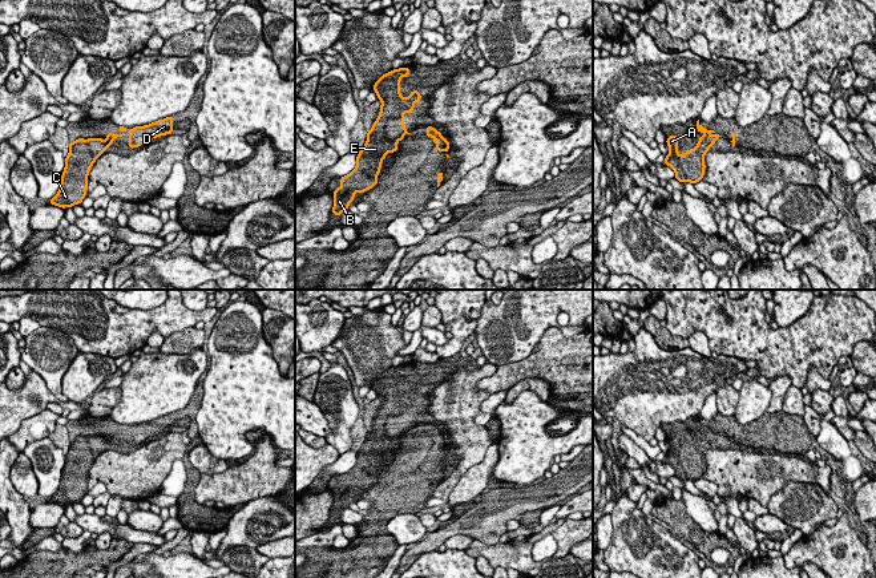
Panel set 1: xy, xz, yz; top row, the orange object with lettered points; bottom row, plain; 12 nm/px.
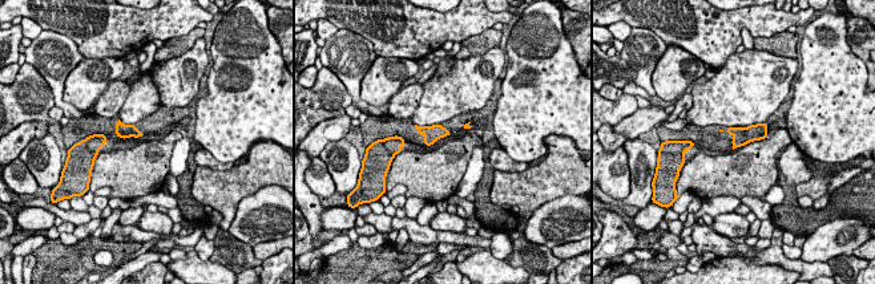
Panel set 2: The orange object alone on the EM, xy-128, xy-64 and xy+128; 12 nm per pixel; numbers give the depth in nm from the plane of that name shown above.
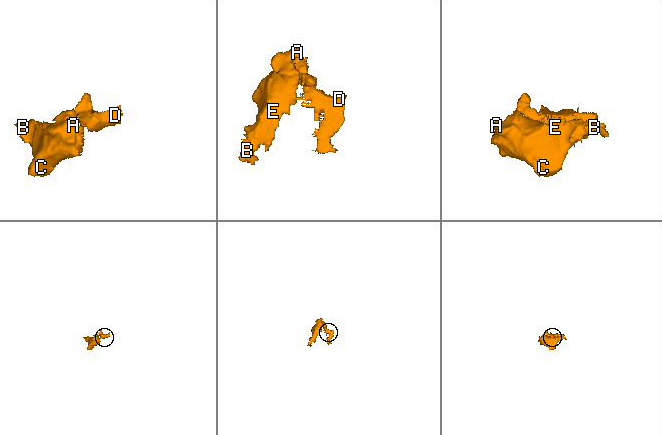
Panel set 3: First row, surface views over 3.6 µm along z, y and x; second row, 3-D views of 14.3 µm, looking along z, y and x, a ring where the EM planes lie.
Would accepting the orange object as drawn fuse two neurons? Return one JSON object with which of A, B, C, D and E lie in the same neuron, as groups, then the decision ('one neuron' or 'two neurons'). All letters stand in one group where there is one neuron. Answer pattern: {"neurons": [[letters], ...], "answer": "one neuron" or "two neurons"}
{"neurons": [["A", "B", "C", "E"], ["D"]], "answer": "two neurons"}

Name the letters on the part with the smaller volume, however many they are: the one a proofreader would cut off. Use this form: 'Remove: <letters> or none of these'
Remove: D

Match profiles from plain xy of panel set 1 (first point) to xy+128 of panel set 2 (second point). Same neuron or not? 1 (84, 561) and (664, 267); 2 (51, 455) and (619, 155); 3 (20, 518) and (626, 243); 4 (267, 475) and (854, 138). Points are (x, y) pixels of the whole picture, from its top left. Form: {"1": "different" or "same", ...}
{"1": "same", "2": "different", "3": "same", "4": "different"}

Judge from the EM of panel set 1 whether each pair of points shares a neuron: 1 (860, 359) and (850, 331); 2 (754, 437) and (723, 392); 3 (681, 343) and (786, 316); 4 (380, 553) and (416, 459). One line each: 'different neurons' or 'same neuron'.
1: different neurons
2: different neurons
3: different neurons
4: same neuron

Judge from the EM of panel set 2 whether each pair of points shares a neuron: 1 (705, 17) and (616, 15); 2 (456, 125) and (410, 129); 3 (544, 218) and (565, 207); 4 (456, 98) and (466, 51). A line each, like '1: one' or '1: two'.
1: one
2: one
3: one
4: two

